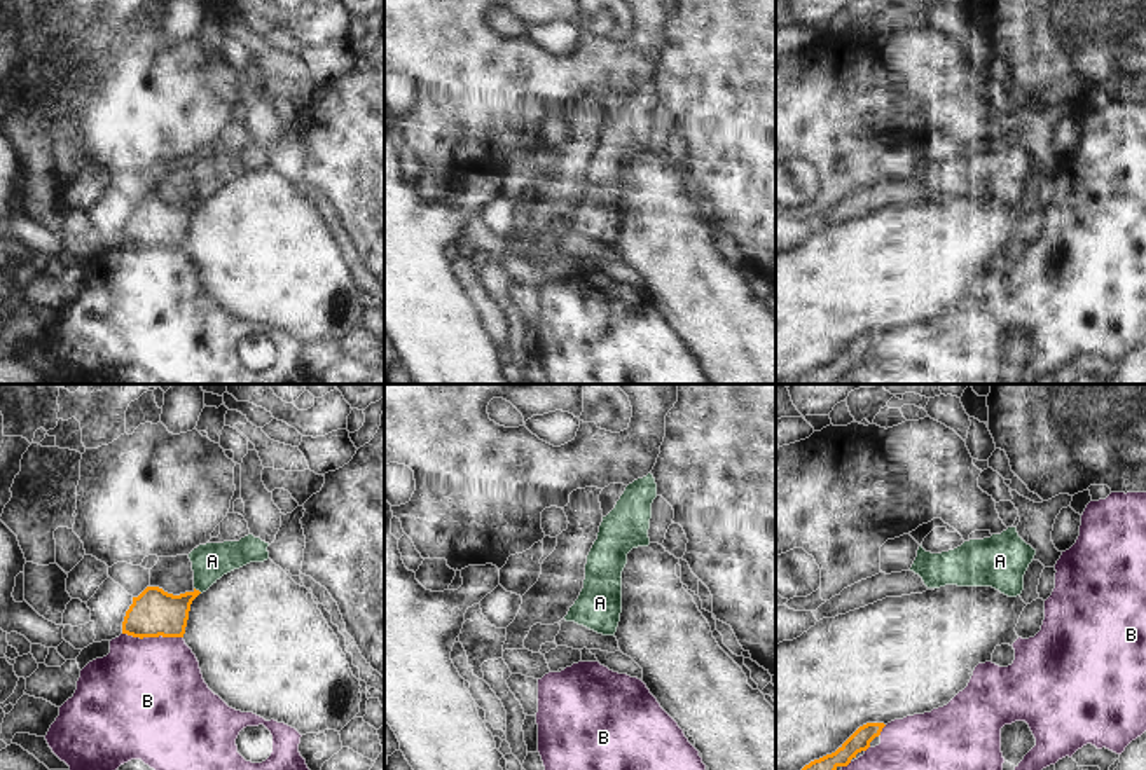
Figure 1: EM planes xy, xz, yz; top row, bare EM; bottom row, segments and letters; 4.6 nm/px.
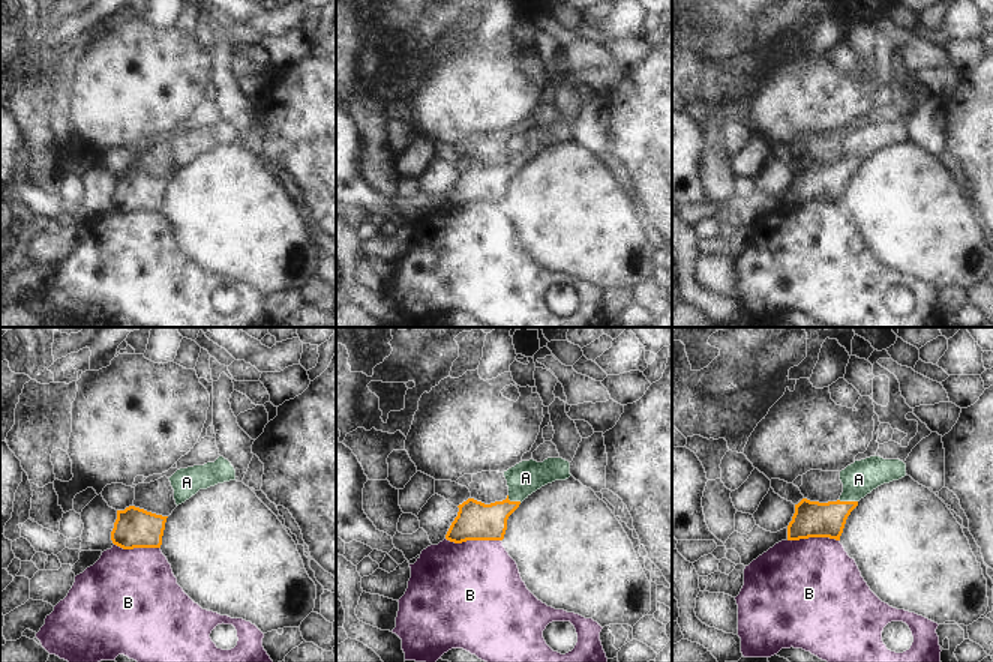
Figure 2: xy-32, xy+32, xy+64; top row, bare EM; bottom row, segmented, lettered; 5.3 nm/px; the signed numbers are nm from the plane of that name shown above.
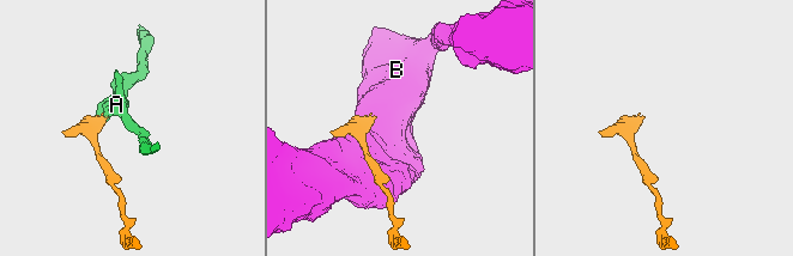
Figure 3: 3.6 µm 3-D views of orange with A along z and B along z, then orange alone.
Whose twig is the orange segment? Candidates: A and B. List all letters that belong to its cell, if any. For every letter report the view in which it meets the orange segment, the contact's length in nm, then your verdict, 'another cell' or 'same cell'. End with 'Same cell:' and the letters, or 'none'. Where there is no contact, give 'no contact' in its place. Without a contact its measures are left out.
A: meets orange in xy; contact 50 nm long; same cell
B: meets orange in xy; contact 280 nm long; another cell
Same cell: A

